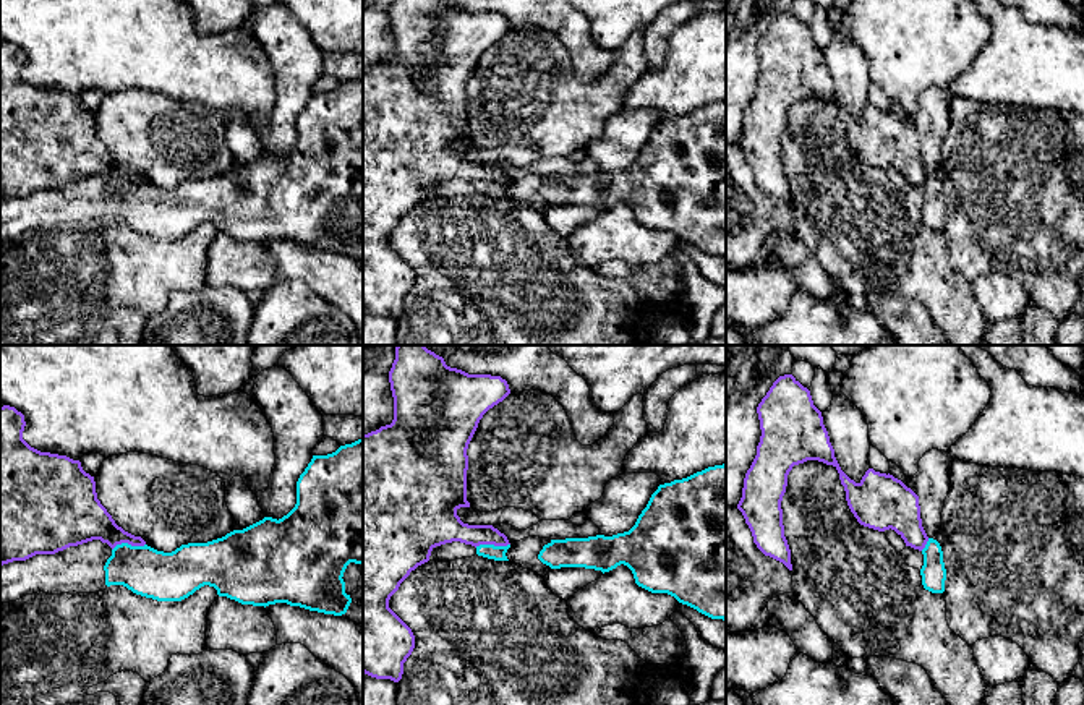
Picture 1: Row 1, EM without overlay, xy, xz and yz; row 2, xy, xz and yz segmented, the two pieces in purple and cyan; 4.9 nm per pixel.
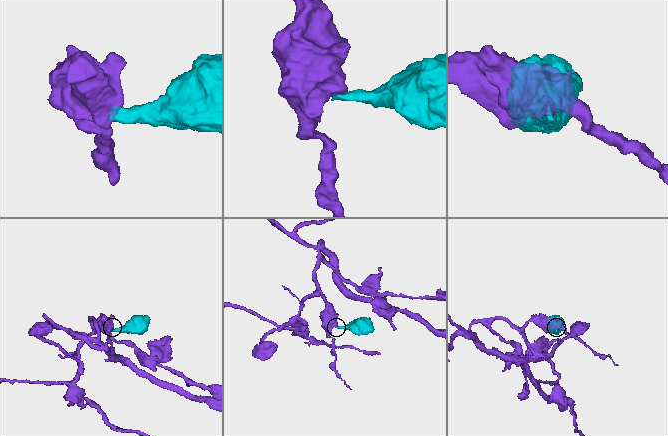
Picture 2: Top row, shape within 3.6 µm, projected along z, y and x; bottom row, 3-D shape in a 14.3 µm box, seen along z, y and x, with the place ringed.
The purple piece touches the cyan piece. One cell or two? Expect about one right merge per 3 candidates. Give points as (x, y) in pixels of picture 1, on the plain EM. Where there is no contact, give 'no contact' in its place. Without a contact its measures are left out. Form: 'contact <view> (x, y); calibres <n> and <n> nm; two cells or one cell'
contact xz (491, 180); calibres 170 and 80 nm; two cells

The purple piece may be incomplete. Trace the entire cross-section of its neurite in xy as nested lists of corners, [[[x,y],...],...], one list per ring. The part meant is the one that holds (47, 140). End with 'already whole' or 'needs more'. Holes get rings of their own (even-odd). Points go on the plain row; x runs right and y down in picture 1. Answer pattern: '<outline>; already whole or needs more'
[[[10,42],[0,44],[0,203],[26,198],[36,191],[55,191],[92,177],[100,177],[112,186],[122,180],[146,182],[141,173],[134,173],[115,160],[97,136],[94,113],[83,107],[79,97],[31,84],[23,76],[24,63],[26,58],[21,49]]]; already whole

